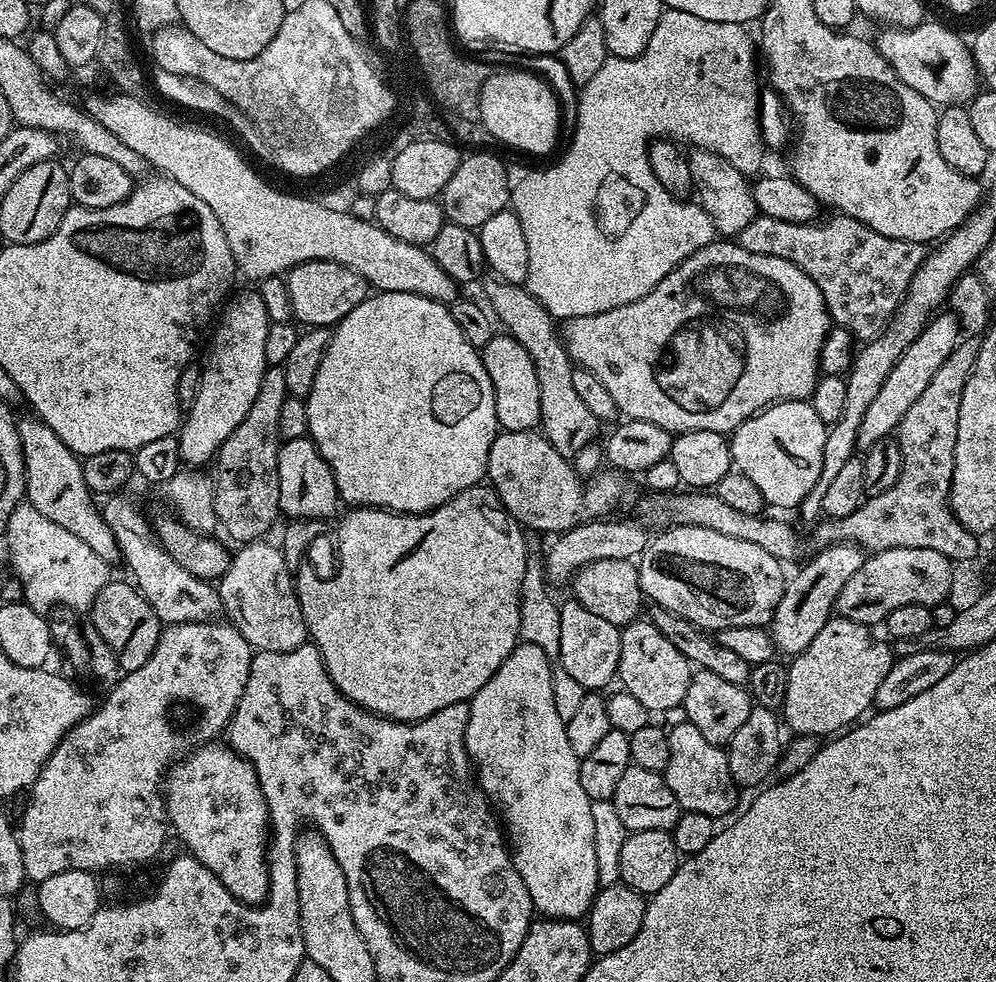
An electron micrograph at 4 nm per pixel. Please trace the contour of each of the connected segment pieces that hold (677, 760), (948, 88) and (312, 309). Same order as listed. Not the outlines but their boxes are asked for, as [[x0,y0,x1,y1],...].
[[662,722,738,818],[875,22,978,106],[286,260,370,328]]

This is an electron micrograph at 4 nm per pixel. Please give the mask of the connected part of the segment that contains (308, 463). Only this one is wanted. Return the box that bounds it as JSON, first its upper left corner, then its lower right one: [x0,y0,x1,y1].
[278,436,341,520]

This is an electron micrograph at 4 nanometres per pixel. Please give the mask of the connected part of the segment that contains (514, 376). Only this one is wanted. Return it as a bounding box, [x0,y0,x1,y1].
[479,334,542,432]

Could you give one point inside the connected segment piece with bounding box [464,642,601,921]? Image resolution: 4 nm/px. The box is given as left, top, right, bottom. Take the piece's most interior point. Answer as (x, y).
(515, 739)

